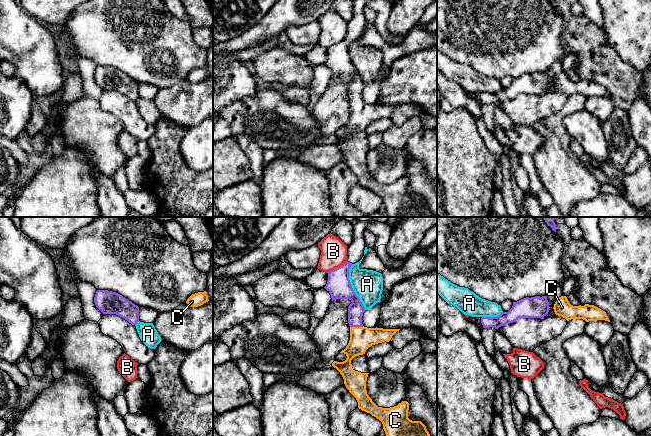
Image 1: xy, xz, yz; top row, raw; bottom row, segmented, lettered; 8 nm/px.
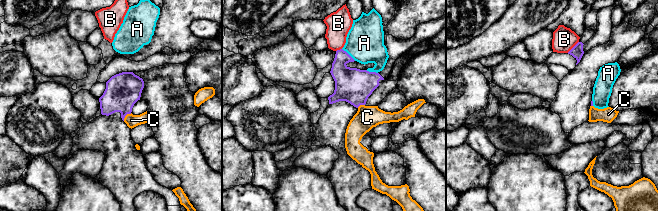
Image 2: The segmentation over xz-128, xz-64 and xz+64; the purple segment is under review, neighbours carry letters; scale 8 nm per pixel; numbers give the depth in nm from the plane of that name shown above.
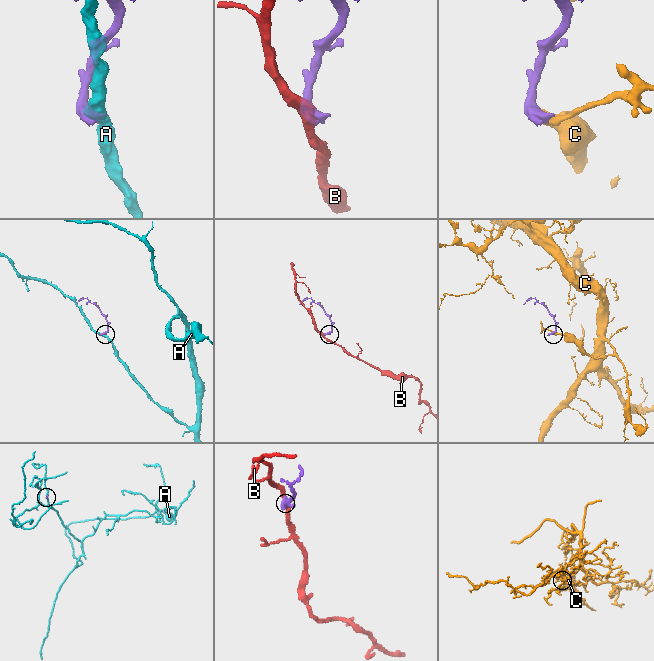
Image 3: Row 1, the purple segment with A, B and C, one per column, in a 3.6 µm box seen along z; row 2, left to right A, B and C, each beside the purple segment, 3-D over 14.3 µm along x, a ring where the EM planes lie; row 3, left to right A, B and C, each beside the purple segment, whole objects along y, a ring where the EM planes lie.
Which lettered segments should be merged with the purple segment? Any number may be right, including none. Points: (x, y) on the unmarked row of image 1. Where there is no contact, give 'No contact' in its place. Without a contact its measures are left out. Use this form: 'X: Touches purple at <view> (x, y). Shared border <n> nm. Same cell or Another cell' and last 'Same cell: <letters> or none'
A: Touches purple at xz (351, 63). Shared border 380 nm. Another cell
B: Touches purple at xz (336, 44). Shared border 180 nm. Another cell
C: Touches purple at xz (356, 102). Shared border 110 nm. Same cell
Same cell: C

